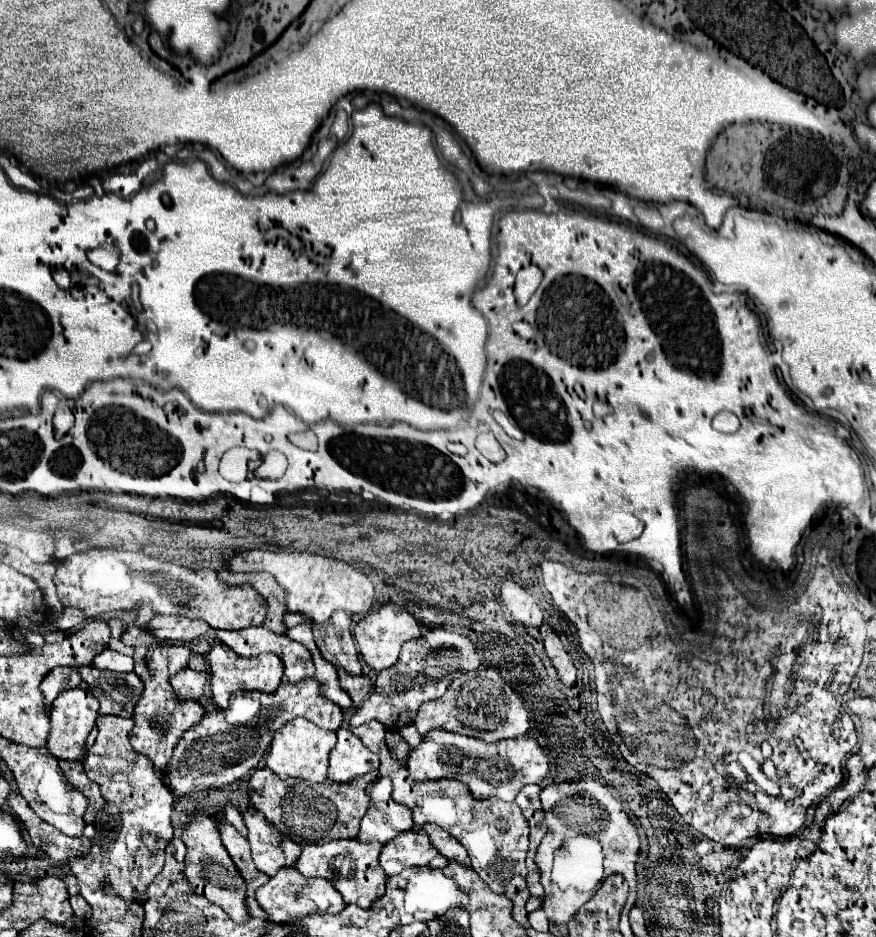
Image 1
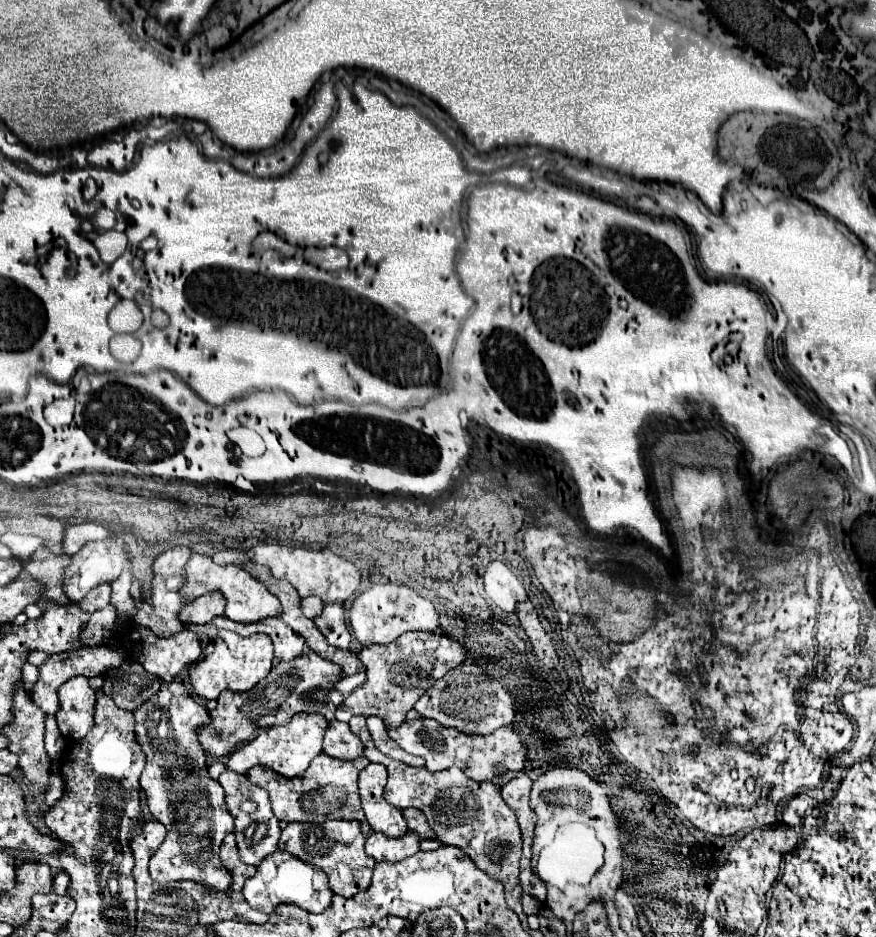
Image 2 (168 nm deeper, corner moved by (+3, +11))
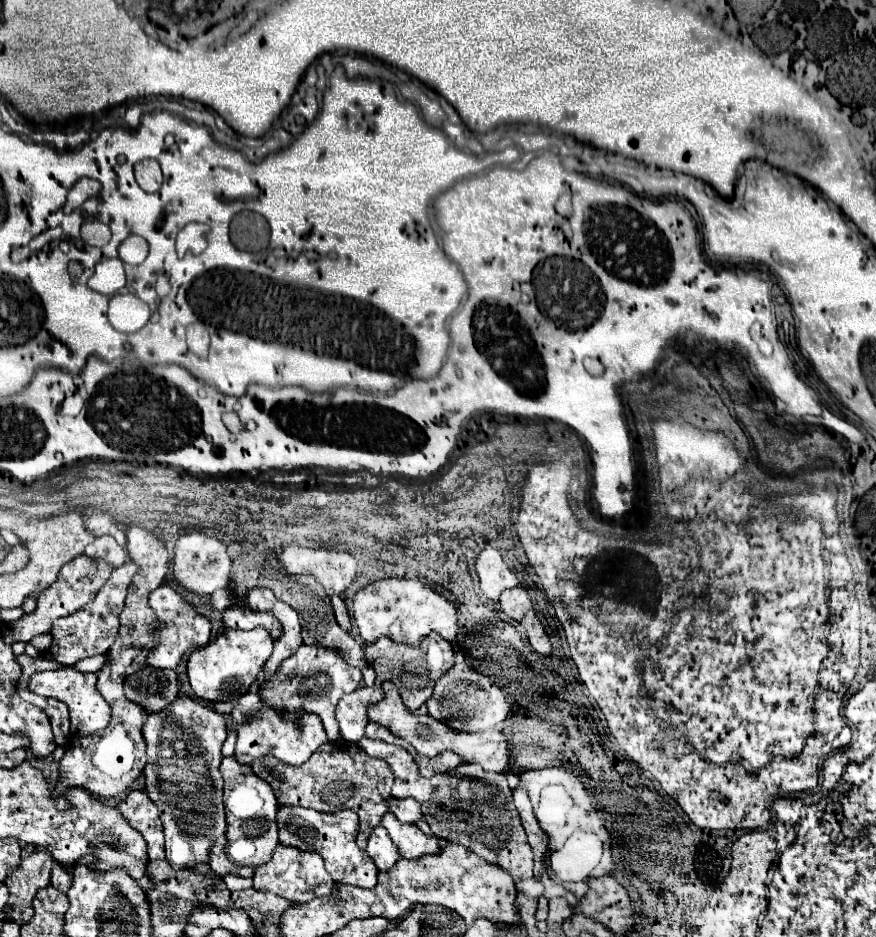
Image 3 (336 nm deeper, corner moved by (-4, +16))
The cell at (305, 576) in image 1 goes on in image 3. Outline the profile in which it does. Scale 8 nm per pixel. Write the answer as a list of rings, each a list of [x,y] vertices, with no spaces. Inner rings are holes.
[[[284,546],[276,554],[278,562],[290,574],[312,574],[328,596],[344,594],[358,576],[358,562],[348,552],[334,552],[324,548]]]

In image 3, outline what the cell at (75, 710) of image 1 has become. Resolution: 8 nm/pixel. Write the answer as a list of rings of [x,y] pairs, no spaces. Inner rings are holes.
[[[62,668],[62,670],[54,670],[54,672],[38,672],[30,678],[30,690],[42,696],[54,696],[60,698],[62,702],[68,704],[70,710],[70,732],[72,736],[90,736],[98,730],[104,730],[108,726],[110,720],[110,706],[108,702],[100,696],[100,692],[96,690],[96,674],[90,672],[78,672],[74,668]]]

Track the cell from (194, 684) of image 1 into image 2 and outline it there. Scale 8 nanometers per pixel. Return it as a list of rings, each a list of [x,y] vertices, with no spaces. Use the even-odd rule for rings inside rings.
[[[135,627],[131,631],[131,651],[133,659],[157,677],[175,677],[201,657],[199,637],[191,629],[181,629],[173,637],[157,637],[151,629]]]

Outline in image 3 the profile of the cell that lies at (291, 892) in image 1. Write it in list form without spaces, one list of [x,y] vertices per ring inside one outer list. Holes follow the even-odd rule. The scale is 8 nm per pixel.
[[[276,846],[276,852],[272,854],[272,860],[256,868],[254,874],[254,888],[278,894],[290,902],[310,902],[320,896],[328,896],[332,892],[332,878],[324,870],[324,860],[316,856],[316,852],[300,852],[292,846]]]

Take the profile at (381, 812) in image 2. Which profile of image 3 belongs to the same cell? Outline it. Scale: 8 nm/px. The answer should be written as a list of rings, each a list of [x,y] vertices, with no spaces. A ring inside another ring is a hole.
[[[392,812],[384,814],[382,826],[388,830],[388,834],[394,840],[394,844],[398,846],[400,854],[408,860],[438,852],[438,838],[430,838],[418,826],[396,820],[396,816],[392,816]]]

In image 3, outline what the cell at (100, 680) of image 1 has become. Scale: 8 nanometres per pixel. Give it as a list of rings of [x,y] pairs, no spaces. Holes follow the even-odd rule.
[[[146,666],[144,672],[132,674],[124,680],[126,698],[142,706],[146,712],[164,710],[178,696],[178,692],[180,688],[176,686],[174,670]]]

